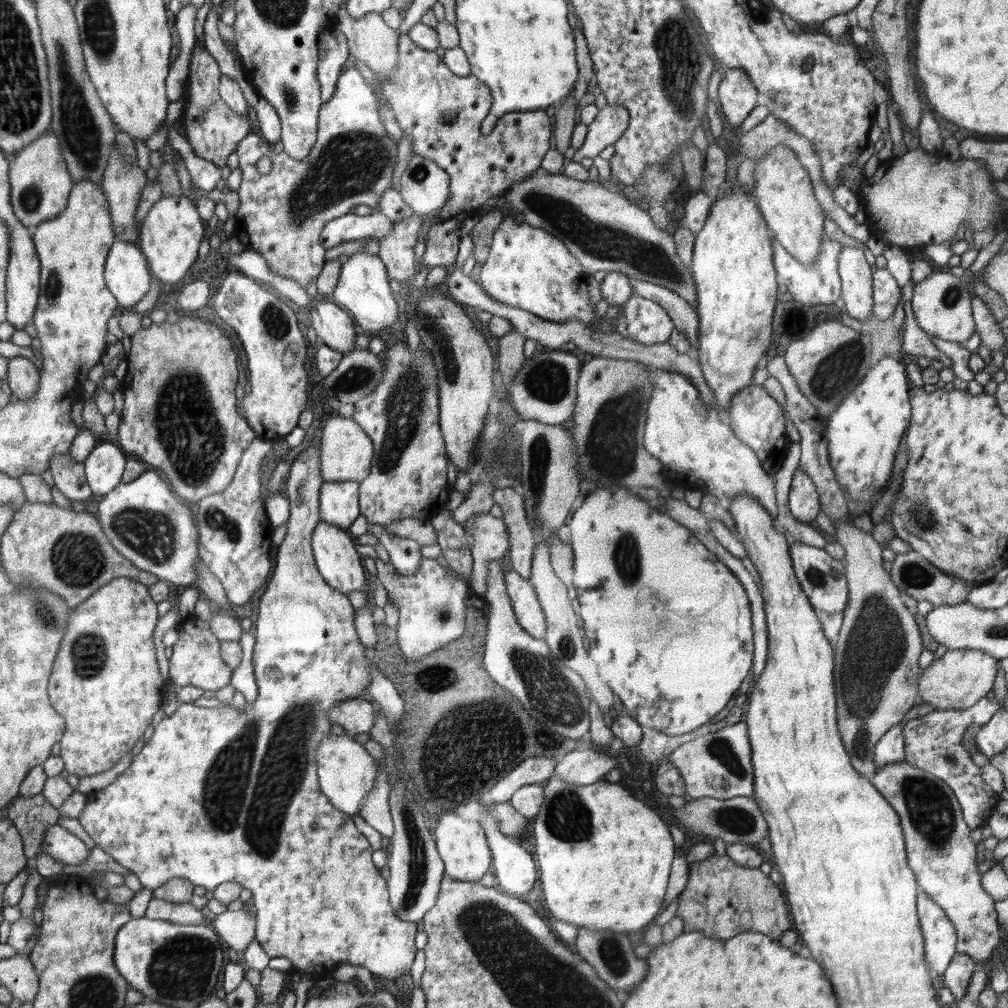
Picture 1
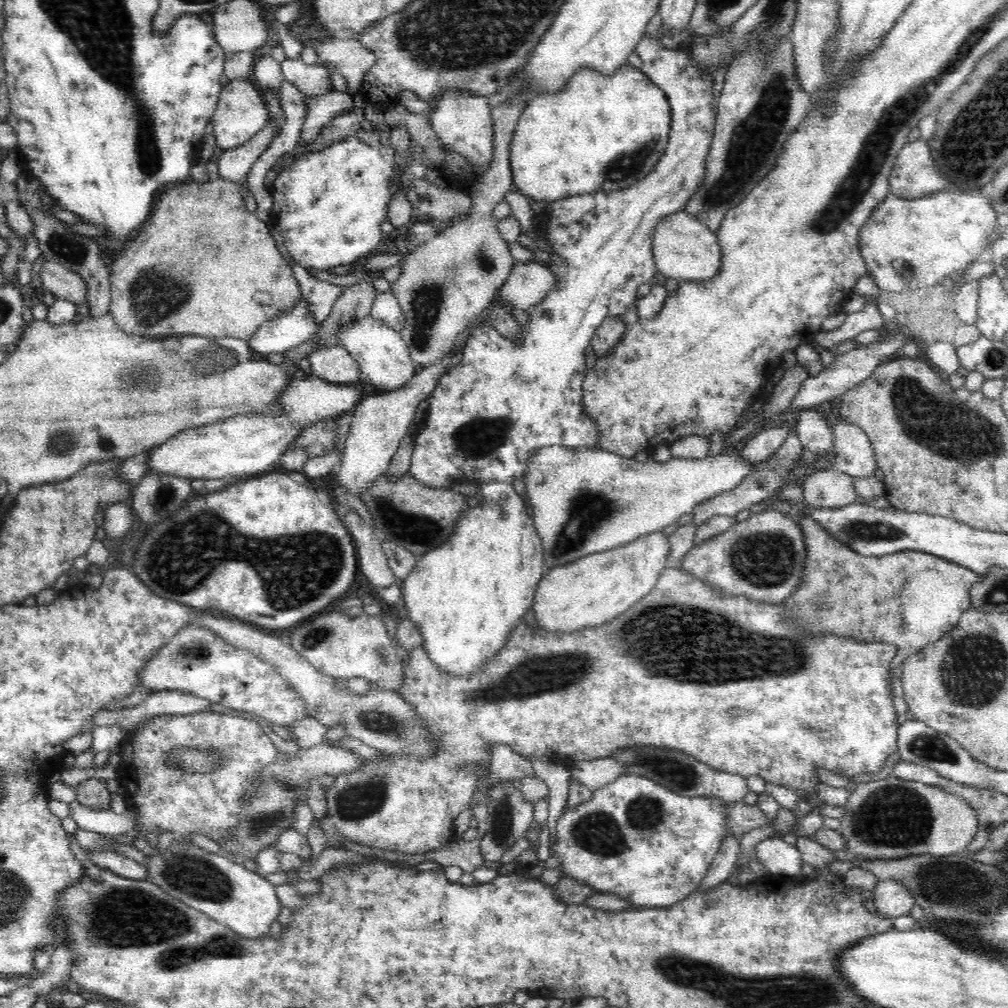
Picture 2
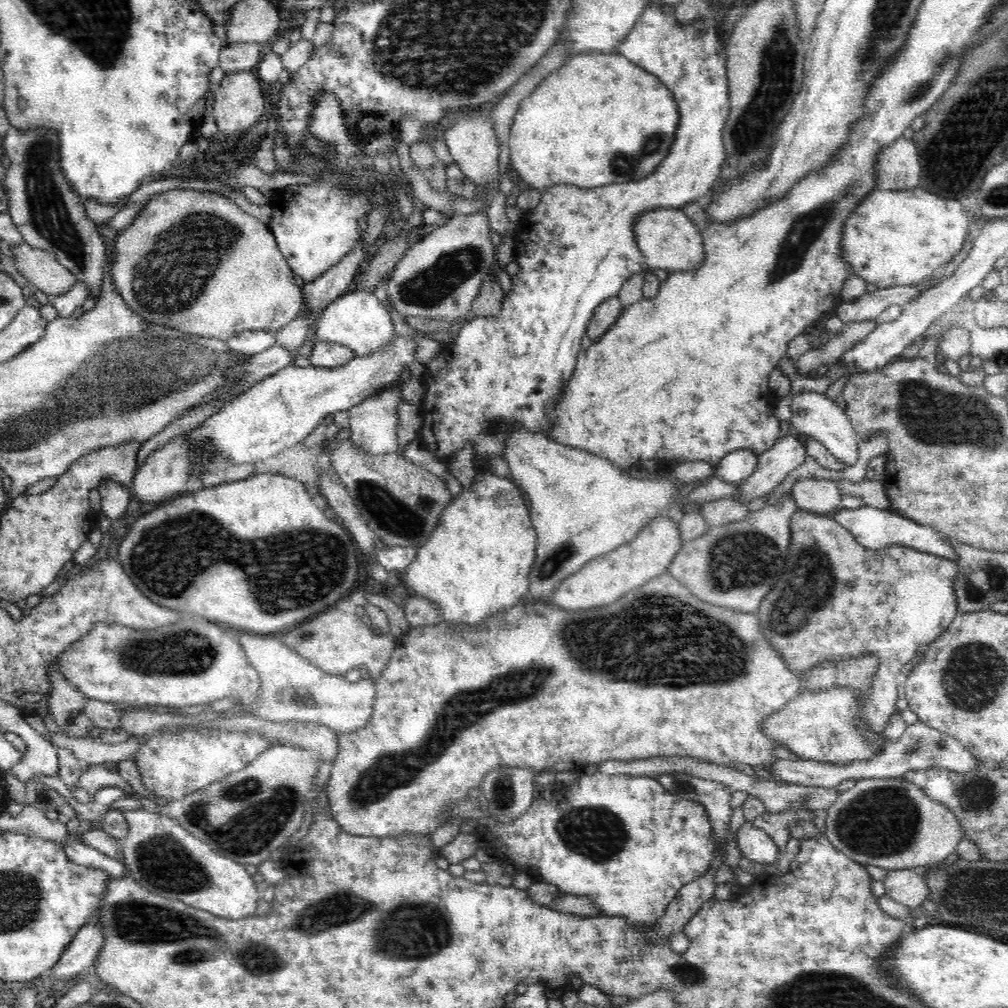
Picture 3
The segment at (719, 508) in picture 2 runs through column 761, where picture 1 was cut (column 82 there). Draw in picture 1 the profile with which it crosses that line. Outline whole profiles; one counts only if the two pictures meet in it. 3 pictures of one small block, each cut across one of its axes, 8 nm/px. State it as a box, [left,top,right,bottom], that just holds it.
[49,454,93,503]

